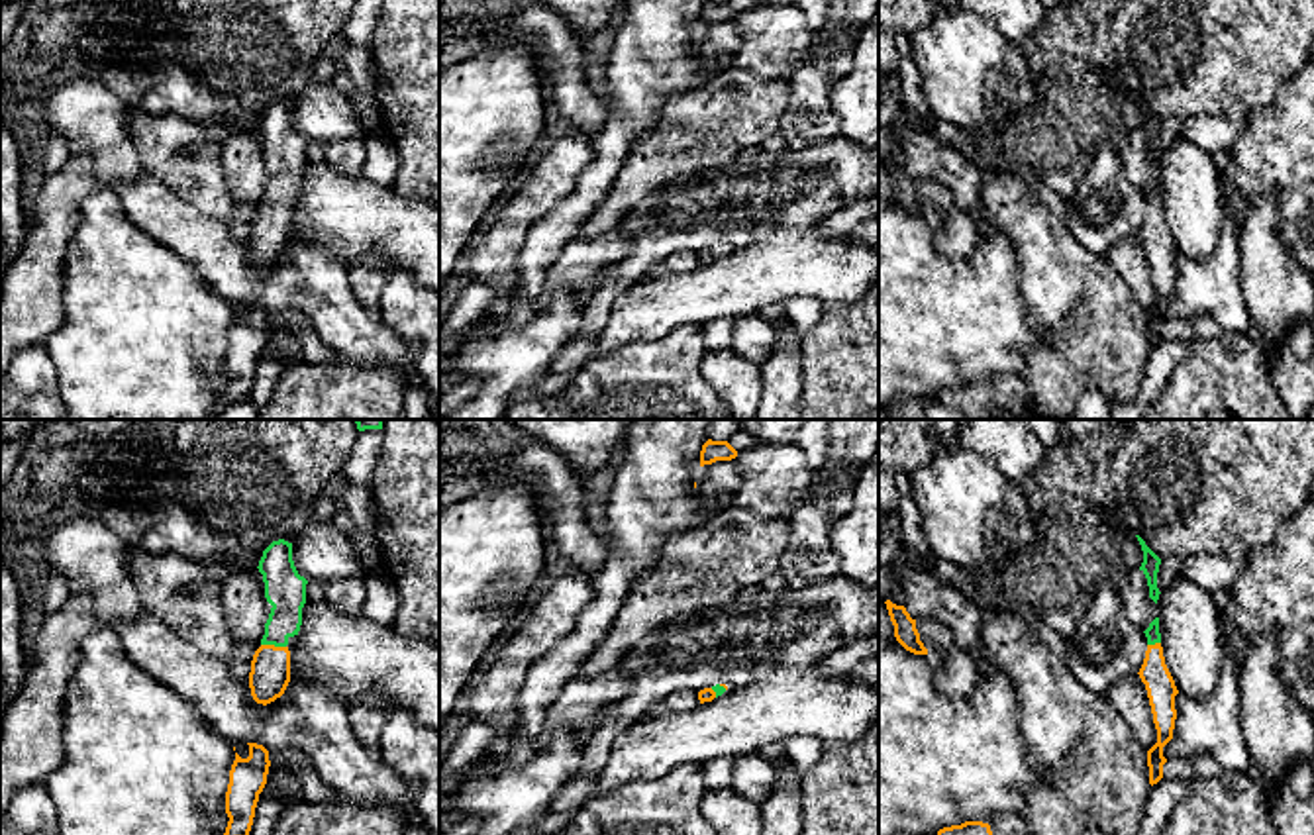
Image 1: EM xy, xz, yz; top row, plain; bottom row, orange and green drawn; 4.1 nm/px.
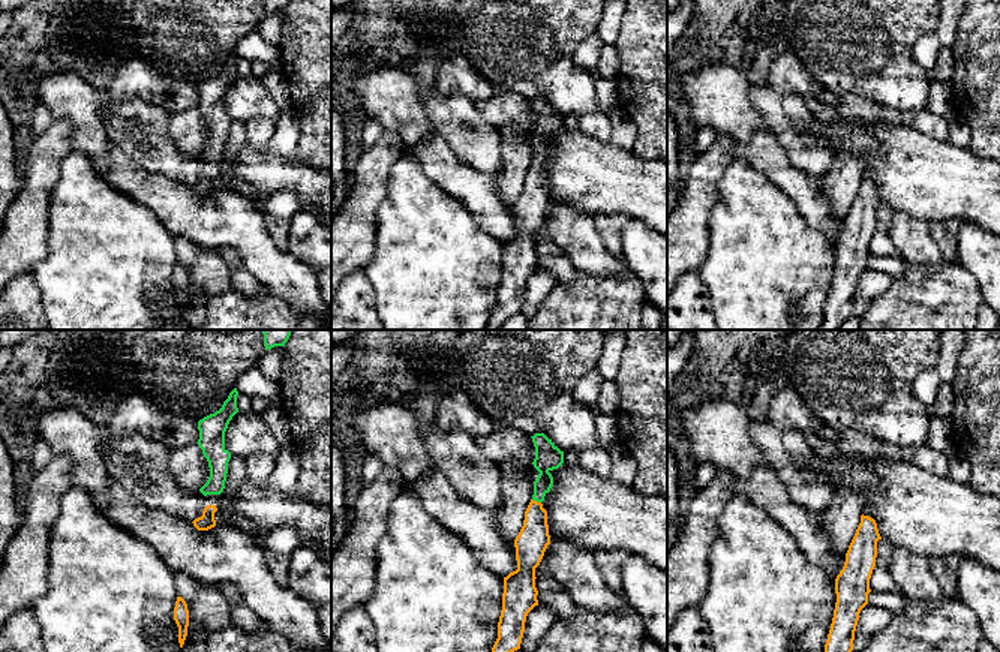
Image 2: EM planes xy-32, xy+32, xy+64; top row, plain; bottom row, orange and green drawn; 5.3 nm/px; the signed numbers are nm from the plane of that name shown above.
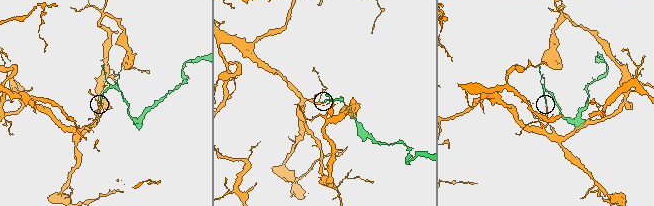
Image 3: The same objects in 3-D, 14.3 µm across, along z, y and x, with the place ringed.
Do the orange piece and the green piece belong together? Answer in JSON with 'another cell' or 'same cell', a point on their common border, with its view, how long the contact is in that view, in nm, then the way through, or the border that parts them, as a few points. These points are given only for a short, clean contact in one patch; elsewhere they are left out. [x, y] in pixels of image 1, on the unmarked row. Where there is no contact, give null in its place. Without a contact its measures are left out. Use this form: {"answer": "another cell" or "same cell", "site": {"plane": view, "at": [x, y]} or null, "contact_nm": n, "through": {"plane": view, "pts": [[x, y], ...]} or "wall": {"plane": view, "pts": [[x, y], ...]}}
{"answer": "same cell", "site": {"plane": "xy", "at": [273, 206]}, "contact_nm": 110, "through": {"plane": "xy", "pts": [[269, 238], [273, 206], [285, 181], [285, 149]]}}

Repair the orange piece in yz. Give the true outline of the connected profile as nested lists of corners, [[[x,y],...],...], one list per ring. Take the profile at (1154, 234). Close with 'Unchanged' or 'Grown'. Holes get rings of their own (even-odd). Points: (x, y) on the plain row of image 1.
[[[1155,178],[1143,194],[1147,198],[1147,212],[1137,235],[1145,245],[1157,290],[1157,304],[1147,312],[1149,345],[1153,347],[1163,339],[1163,325],[1167,323],[1163,308],[1173,300],[1177,280],[1175,257],[1179,251],[1165,225],[1159,178]]]. Grown

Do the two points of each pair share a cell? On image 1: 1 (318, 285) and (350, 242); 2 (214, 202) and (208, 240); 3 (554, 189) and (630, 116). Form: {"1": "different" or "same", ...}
{"1": "different", "2": "different", "3": "different"}

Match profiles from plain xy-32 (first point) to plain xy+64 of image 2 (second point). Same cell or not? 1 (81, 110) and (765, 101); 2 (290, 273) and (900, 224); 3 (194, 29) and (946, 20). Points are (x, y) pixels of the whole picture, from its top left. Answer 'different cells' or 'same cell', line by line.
1: different cells
2: same cell
3: different cells

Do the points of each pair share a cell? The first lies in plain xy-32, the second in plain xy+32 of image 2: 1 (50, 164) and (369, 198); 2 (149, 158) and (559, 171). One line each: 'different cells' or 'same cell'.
1: same cell
2: different cells

